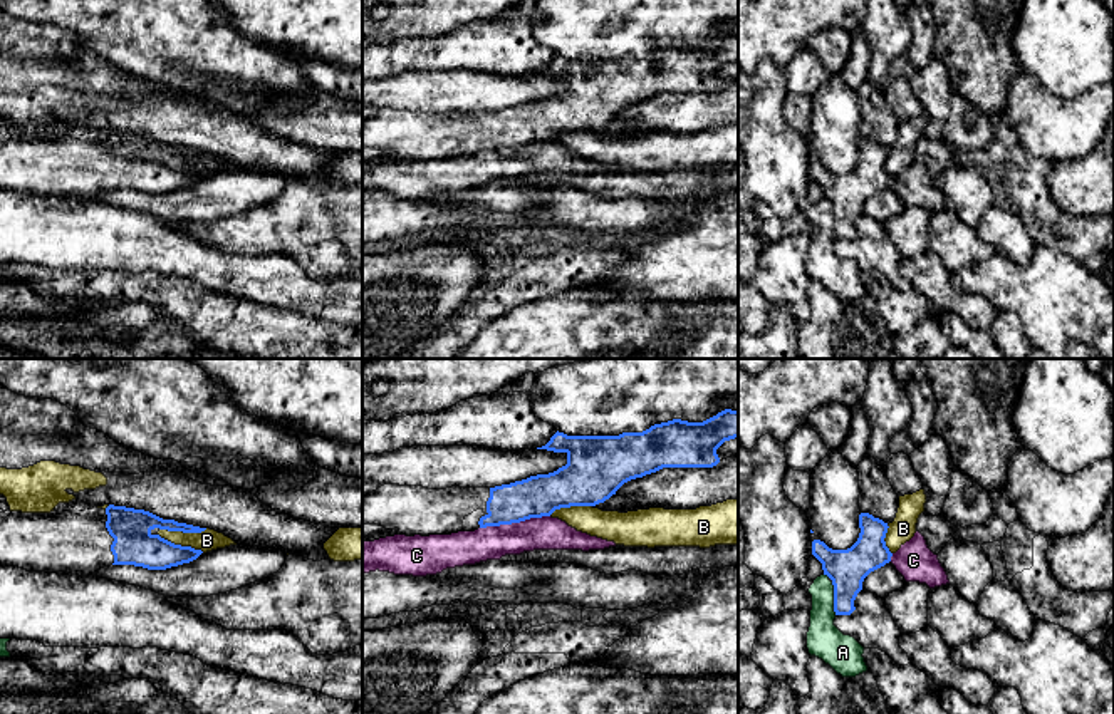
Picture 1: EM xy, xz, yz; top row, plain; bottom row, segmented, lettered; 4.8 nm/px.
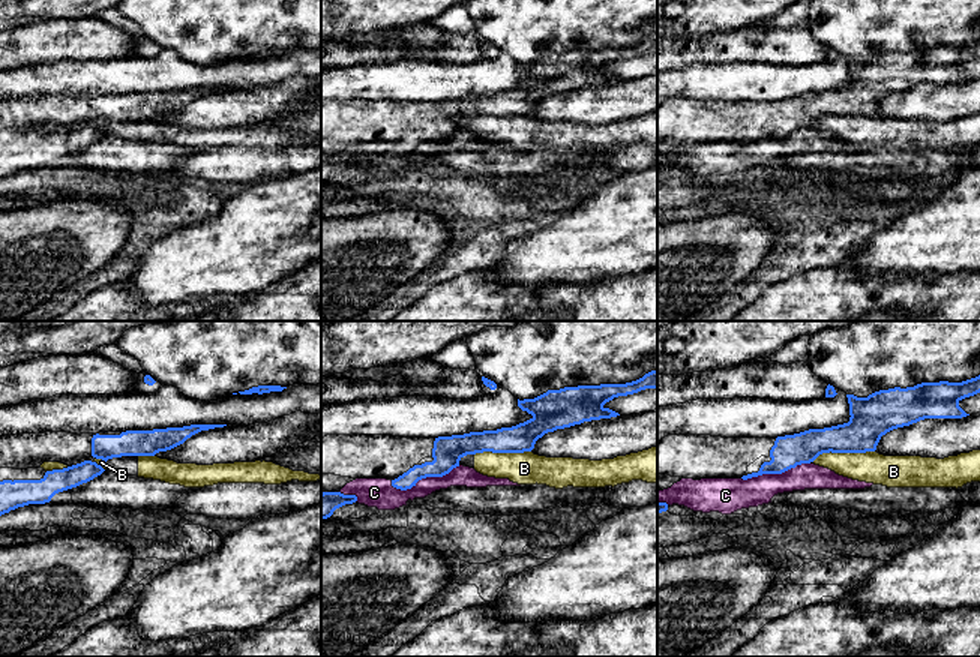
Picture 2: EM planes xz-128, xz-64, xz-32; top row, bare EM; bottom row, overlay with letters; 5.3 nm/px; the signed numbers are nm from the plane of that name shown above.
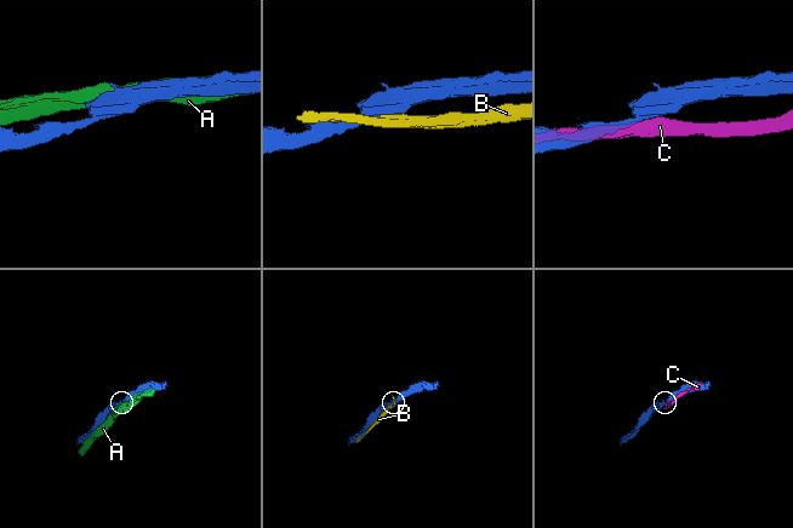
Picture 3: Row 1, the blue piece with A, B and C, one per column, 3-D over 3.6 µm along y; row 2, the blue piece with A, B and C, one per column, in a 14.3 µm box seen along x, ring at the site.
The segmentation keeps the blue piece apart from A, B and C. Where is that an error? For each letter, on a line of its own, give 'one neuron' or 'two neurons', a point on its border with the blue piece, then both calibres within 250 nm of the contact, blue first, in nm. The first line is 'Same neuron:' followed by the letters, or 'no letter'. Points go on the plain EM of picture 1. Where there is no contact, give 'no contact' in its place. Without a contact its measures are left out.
Same neuron: no letter
A: two neurons; meets blue in yz at (834, 223); 190 nm thick on the blue side, 170 nm on the other
B: two neurons; meets blue in xy at (183, 156); 190 nm thick on the blue side, 100 nm on the other
C: two neurons; meets blue in xz at (514, 146); 200 nm thick on the blue side, 160 nm on the other

